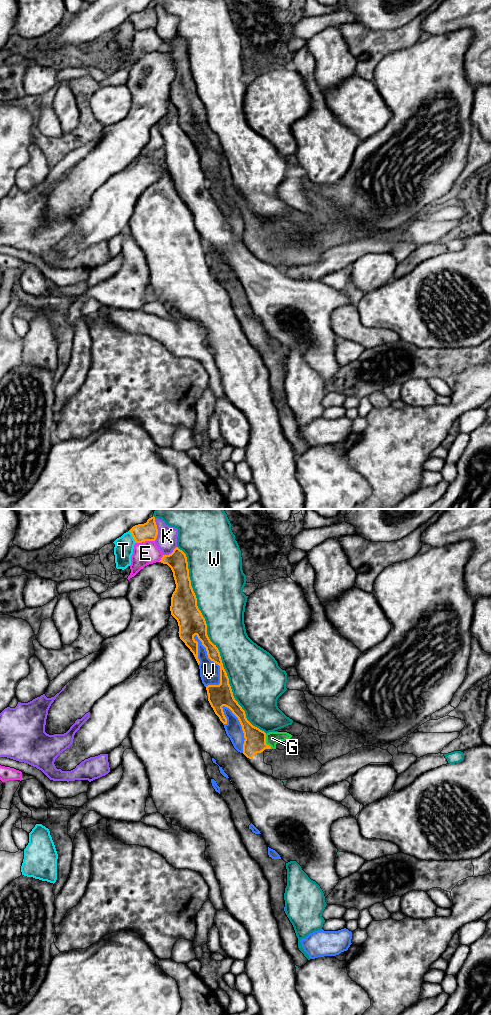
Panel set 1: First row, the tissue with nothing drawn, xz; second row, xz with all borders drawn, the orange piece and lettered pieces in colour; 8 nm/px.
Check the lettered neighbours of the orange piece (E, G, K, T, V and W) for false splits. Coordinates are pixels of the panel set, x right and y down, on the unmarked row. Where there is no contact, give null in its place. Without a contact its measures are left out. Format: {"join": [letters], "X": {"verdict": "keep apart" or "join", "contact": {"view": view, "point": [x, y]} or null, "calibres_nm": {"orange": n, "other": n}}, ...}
{"join": ["G"], "E": {"verdict": "keep apart", "contact": {"view": "xz", "point": [144, 29]}, "calibres_nm": {"orange": 150, "other": 190}}, "G": {"verdict": "join", "contact": {"view": "xz", "point": [265, 229]}, "calibres_nm": {"orange": 180, "other": 110}}, "K": {"verdict": "keep apart", "contact": {"view": "xz", "point": [157, 17]}, "calibres_nm": {"orange": 150, "other": 170}}, "T": {"verdict": "keep apart", "contact": {"view": "xz", "point": [132, 23]}, "calibres_nm": {"orange": 150, "other": 160}}, "V": {"verdict": "keep apart", "contact": {"view": "xz", "point": [212, 148]}, "calibres_nm": {"orange": 110, "other": 160}}, "W": {"verdict": "keep apart", "contact": {"view": "xz", "point": [211, 130]}, "calibres_nm": {"orange": 220, "other": 320}}}

